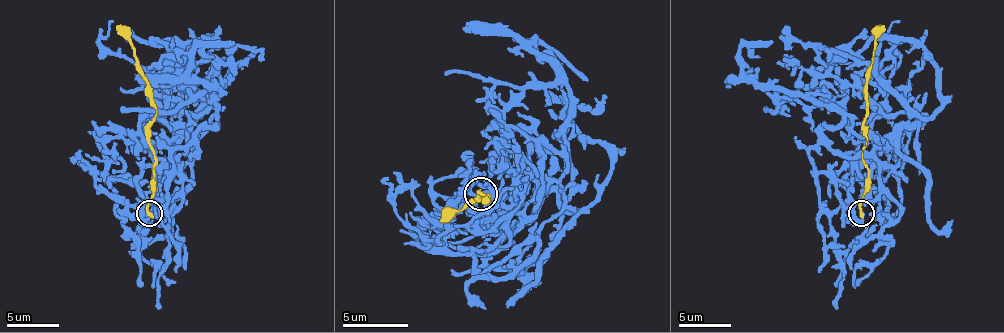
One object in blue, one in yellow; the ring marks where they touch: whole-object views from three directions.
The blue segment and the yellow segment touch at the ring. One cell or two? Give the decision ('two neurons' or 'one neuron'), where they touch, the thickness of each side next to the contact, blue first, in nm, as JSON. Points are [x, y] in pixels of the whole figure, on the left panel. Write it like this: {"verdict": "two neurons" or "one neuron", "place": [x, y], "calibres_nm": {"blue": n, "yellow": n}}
{"verdict": "two neurons", "place": [149, 213], "calibres_nm": {"blue": 150, "yellow": 280}}

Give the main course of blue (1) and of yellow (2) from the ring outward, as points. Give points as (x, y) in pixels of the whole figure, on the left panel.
1: (147, 214), (110, 180), (108, 141), (160, 146), (212, 118), (139, 253), (160, 264), (152, 287)
2: (150, 214), (147, 201), (152, 196), (155, 159), (150, 144), (155, 99), (131, 42), (116, 26)

